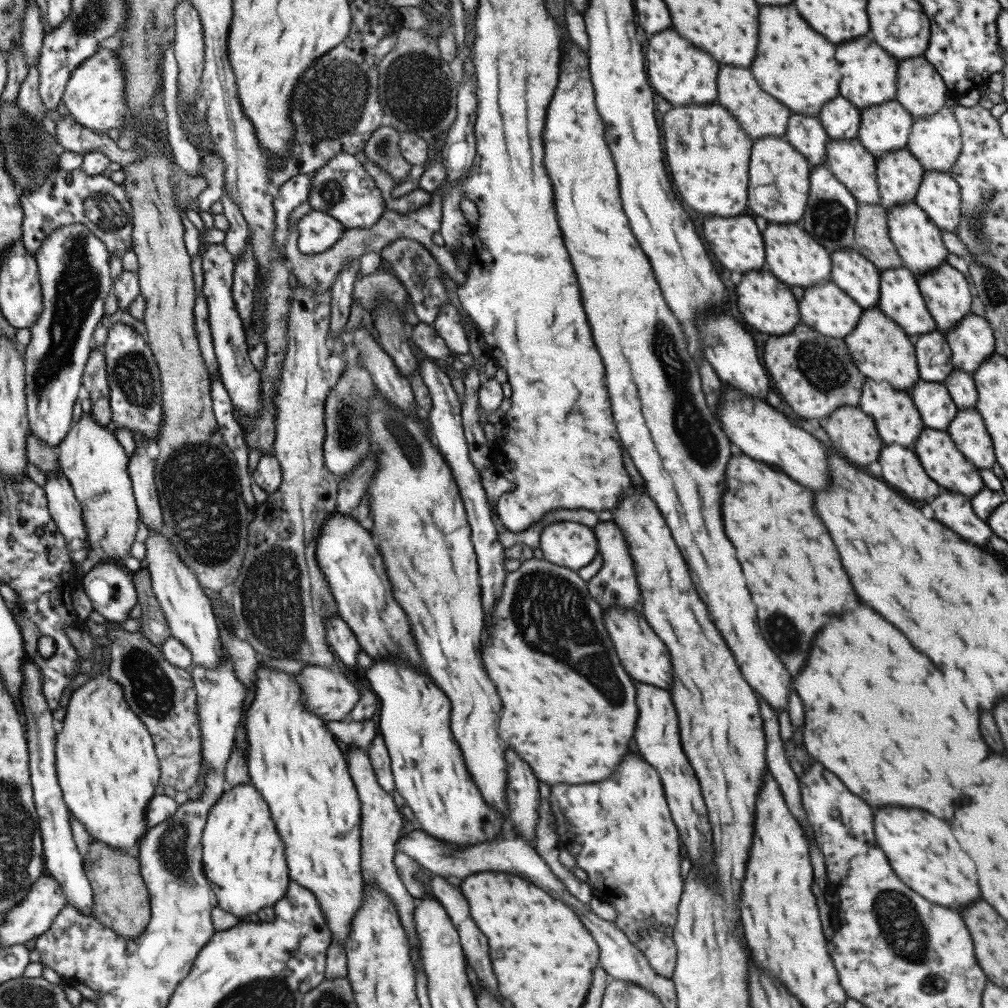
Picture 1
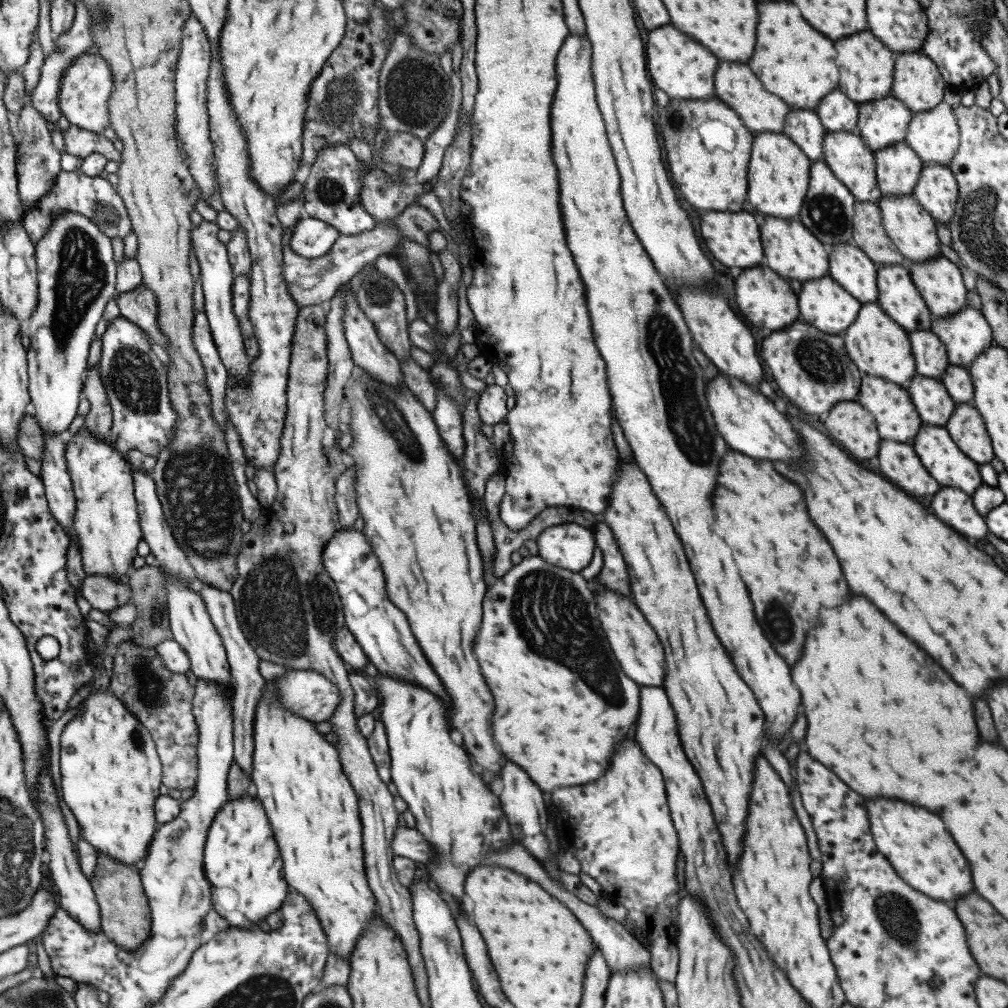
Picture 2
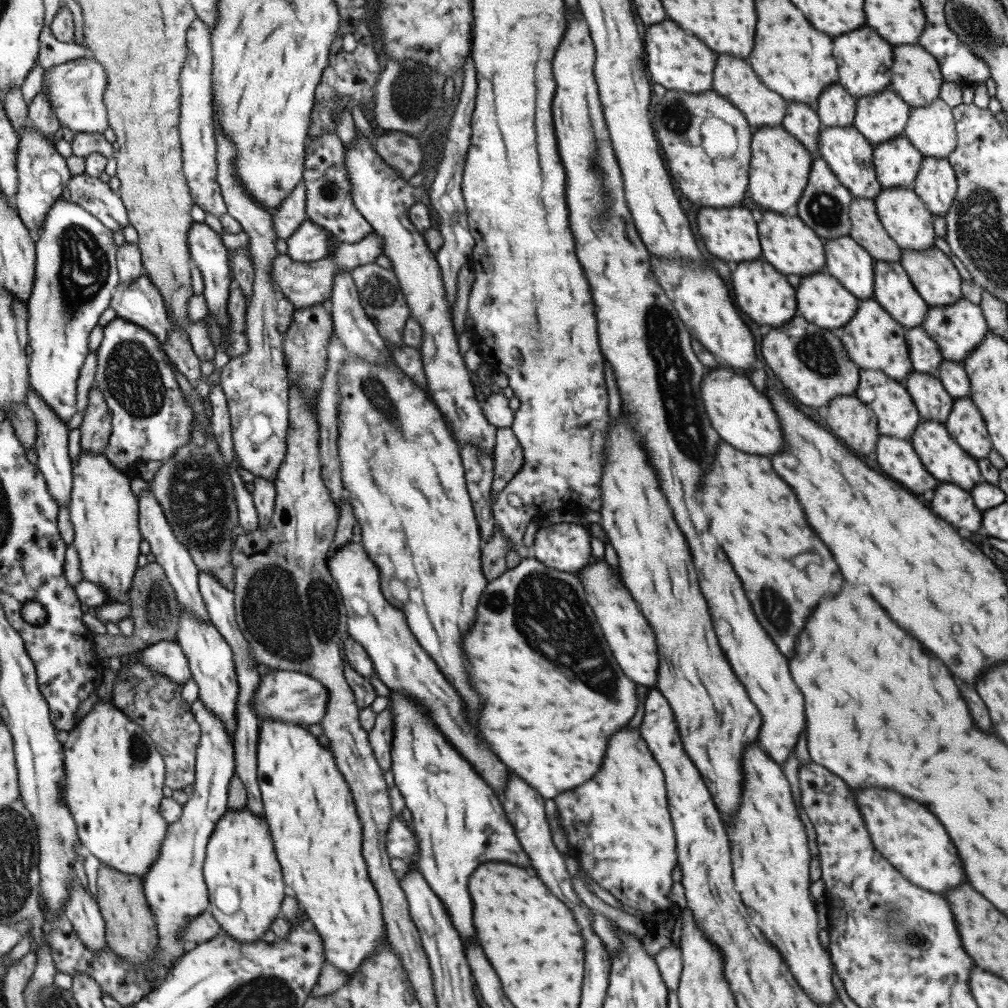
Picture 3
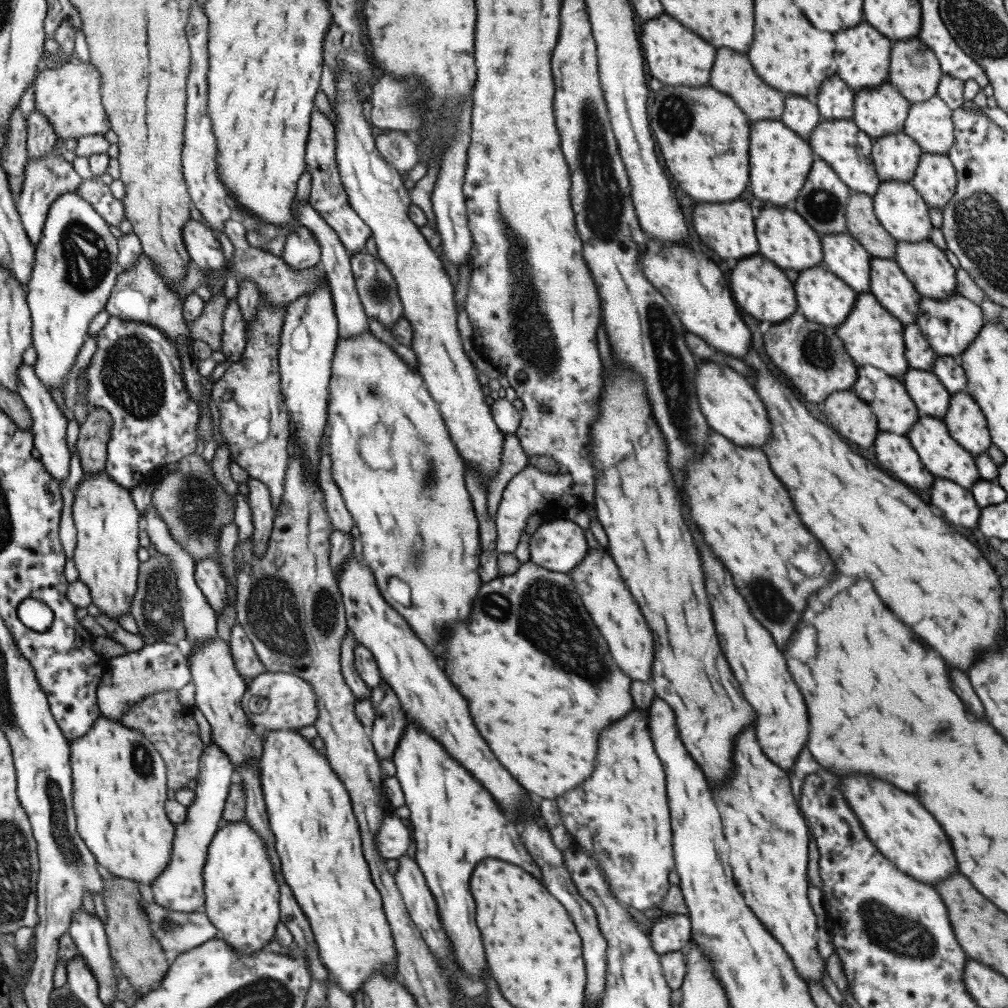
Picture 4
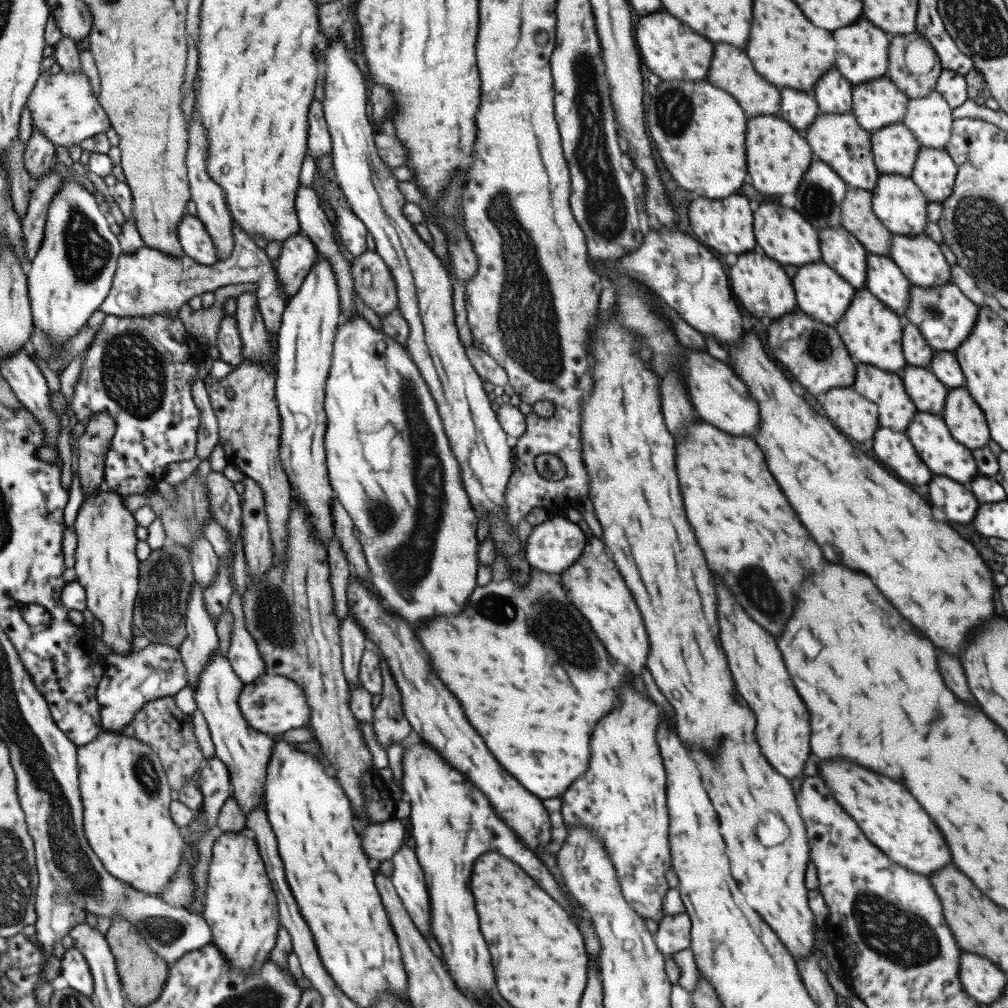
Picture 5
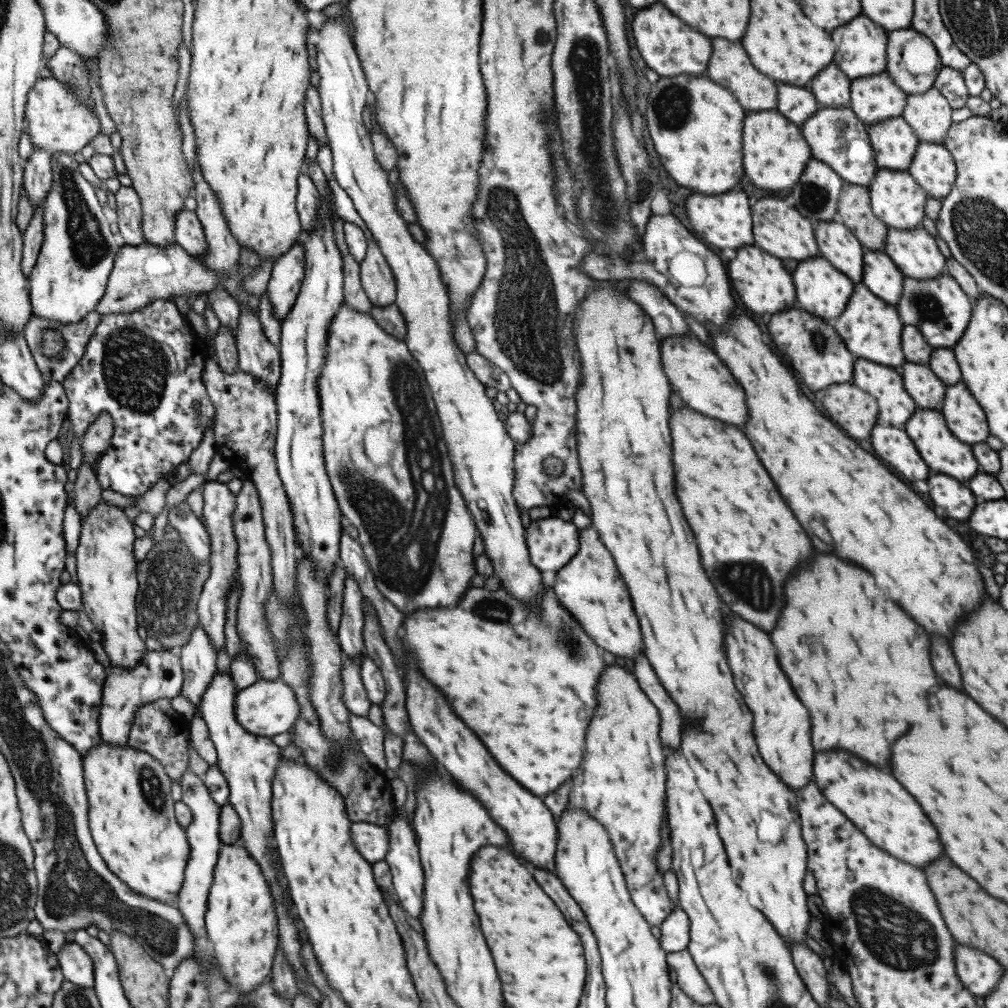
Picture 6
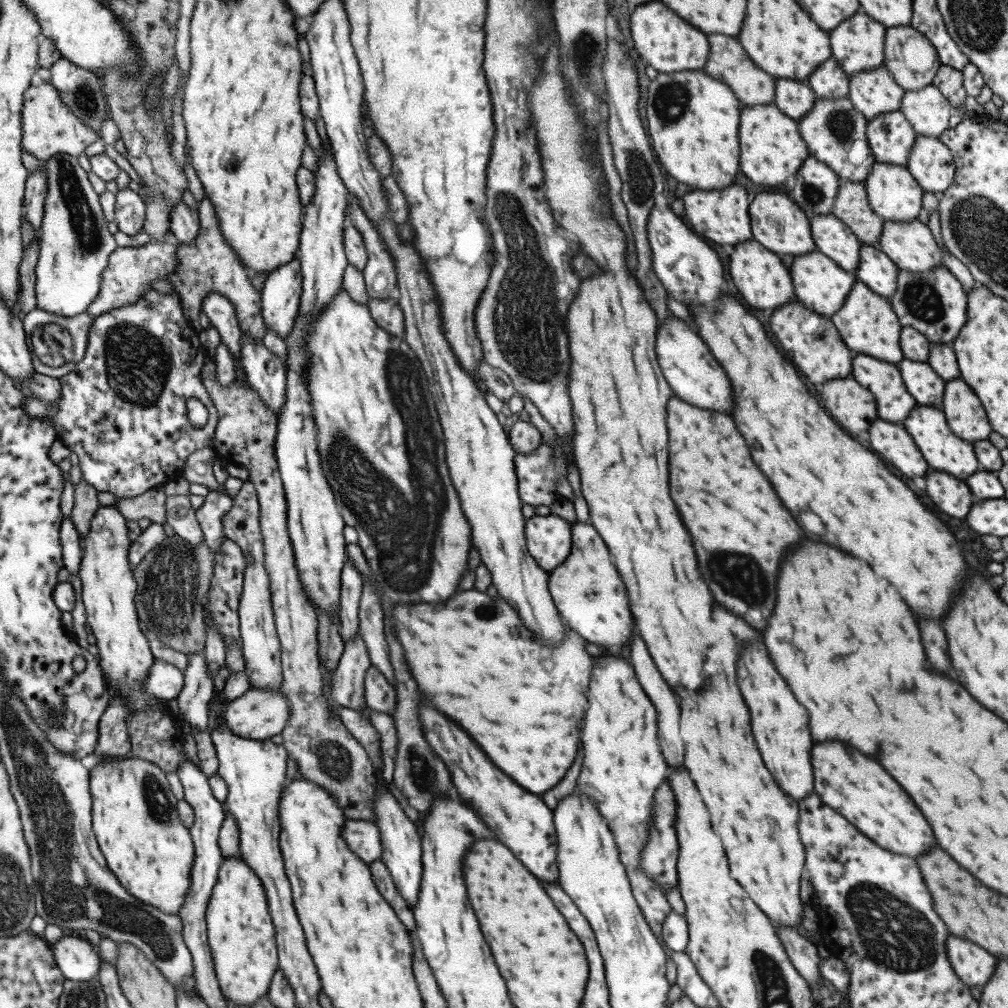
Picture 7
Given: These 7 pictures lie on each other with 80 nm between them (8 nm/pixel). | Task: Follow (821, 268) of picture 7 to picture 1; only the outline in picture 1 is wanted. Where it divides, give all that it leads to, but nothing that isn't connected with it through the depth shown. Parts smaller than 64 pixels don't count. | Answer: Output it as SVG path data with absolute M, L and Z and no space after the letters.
M830 280L804 288L798 301L800 322L836 339L844 339L853 330L862 311Z

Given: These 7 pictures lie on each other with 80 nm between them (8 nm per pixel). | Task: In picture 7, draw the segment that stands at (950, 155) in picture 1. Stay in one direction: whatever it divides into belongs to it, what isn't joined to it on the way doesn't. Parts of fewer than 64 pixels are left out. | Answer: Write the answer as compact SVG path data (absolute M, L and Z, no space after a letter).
M935 85L924 87L917 91L905 91L899 111L909 121L916 135L938 138L948 128L953 109Z

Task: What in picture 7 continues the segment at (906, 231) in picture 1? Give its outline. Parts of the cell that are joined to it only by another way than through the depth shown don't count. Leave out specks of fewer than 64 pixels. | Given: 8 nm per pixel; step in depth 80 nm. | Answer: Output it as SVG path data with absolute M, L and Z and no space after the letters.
M875 162L862 183L871 210L883 221L904 223L911 219L917 219L923 190L904 167Z

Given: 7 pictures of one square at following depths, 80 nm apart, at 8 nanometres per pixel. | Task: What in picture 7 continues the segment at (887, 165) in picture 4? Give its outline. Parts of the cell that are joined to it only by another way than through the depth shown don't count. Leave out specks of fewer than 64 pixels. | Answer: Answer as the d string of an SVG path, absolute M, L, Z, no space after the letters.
M895 111L867 121L865 136L875 162L903 168L916 134L901 111Z

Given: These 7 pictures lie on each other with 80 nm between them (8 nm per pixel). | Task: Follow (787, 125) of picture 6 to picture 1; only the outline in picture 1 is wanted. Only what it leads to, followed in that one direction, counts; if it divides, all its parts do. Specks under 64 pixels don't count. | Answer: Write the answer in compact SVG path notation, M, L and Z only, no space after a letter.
M763 135L752 141L747 186L747 206L753 210L752 216L763 216L767 223L800 224L808 197L808 174L811 168L805 159L783 136Z

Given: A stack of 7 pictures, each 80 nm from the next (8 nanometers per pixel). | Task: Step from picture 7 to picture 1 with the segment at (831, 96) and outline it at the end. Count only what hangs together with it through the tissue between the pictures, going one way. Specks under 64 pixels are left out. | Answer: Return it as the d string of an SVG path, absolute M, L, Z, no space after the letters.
M840 95L821 105L817 114L821 126L829 139L849 140L856 138L860 111Z

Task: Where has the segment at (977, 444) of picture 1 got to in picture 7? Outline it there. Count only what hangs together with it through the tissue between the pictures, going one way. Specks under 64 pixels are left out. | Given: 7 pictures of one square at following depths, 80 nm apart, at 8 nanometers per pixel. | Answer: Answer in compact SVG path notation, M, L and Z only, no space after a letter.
M961 378L944 381L941 411L950 431L961 440L972 443L991 434L980 400Z

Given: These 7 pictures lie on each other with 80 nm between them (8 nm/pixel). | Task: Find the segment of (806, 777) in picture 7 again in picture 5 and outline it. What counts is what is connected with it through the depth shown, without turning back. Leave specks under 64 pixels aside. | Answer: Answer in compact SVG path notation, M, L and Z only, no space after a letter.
M715 578L713 584L717 597L719 642L725 652L735 688L755 714L754 737L761 754L771 768L777 770L787 781L799 779L805 759L810 755L809 714L805 704L801 702L785 672L773 638L743 612L736 600L733 602L733 595L729 596L720 580Z

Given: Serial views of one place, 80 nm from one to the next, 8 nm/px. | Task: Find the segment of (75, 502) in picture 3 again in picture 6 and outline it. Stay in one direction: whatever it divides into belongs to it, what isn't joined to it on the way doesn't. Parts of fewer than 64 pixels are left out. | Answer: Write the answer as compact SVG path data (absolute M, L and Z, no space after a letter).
M101 501L97 509L87 514L87 519L81 522L81 541L77 549L77 584L81 588L81 600L83 610L92 621L94 628L101 634L99 641L103 651L110 659L109 666L120 666L121 668L132 668L145 655L143 640L137 636L137 622L135 622L135 595L138 583L135 580L135 559L131 554L131 544L135 542L133 526L129 522L124 509L117 508L111 504Z

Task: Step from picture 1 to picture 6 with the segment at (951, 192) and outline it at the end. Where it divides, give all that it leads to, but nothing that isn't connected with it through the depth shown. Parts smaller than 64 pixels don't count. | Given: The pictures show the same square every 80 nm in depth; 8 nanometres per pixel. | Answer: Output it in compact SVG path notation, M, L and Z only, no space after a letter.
M918 141L907 173L929 198L942 199L951 190L956 169L942 144Z

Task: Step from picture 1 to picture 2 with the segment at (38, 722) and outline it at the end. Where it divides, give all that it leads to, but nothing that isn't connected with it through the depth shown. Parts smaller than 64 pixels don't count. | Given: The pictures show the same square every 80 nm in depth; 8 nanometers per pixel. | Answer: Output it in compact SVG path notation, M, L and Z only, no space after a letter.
M49 763L42 768L40 778L37 781L37 790L40 791L40 810L41 818L46 826L46 850L49 852L47 856L50 860L50 870L55 886L55 890L59 894L60 908L71 913L73 917L84 925L86 930L91 932L102 932L102 910L96 897L91 880L85 876L80 865L80 857L77 857L73 842L69 838L69 830L63 819L63 812L59 808L59 800L57 800L57 790L53 784L53 776L49 772Z

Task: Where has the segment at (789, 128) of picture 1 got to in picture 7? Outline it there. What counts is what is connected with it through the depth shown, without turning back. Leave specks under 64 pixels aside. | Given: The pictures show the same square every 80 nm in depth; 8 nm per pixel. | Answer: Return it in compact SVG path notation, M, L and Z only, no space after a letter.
M775 79L773 105L797 122L814 104L816 98L804 81Z

